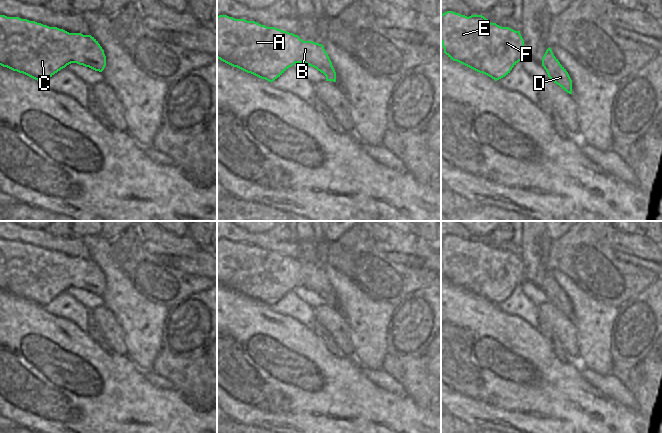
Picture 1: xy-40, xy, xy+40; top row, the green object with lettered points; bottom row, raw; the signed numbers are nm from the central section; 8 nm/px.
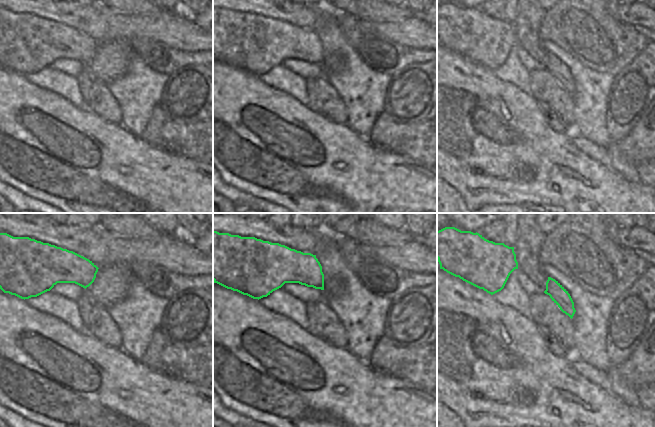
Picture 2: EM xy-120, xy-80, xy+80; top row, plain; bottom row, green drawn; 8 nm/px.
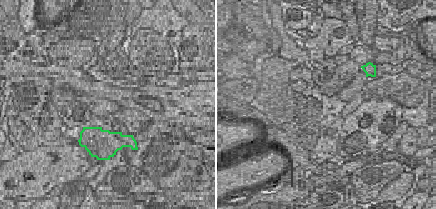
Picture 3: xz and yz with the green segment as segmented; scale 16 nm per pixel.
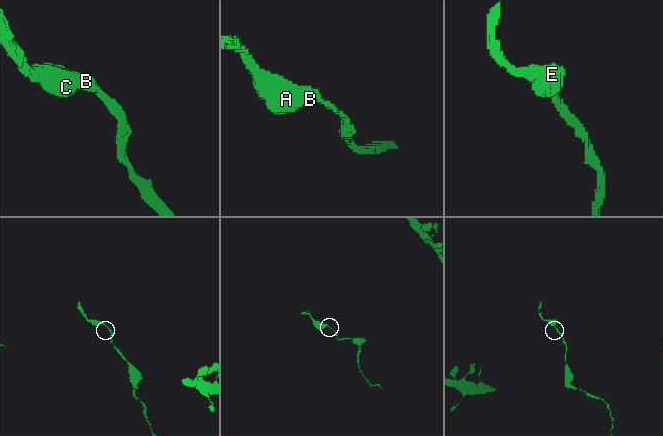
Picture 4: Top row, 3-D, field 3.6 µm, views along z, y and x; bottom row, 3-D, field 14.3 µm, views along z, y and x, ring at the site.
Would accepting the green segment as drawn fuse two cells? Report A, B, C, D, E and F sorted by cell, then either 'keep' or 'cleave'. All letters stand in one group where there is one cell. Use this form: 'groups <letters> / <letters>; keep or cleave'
groups A B C D E F; keep

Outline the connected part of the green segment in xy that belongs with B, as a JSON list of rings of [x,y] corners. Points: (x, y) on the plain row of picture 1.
[[[217,240],[217,282],[273,306],[295,287],[305,287],[336,306],[336,296],[324,270],[255,245]]]

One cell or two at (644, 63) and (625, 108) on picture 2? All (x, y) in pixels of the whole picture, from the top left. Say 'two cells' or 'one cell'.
one cell

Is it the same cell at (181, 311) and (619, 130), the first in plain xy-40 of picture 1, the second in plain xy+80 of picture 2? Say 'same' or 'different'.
same

